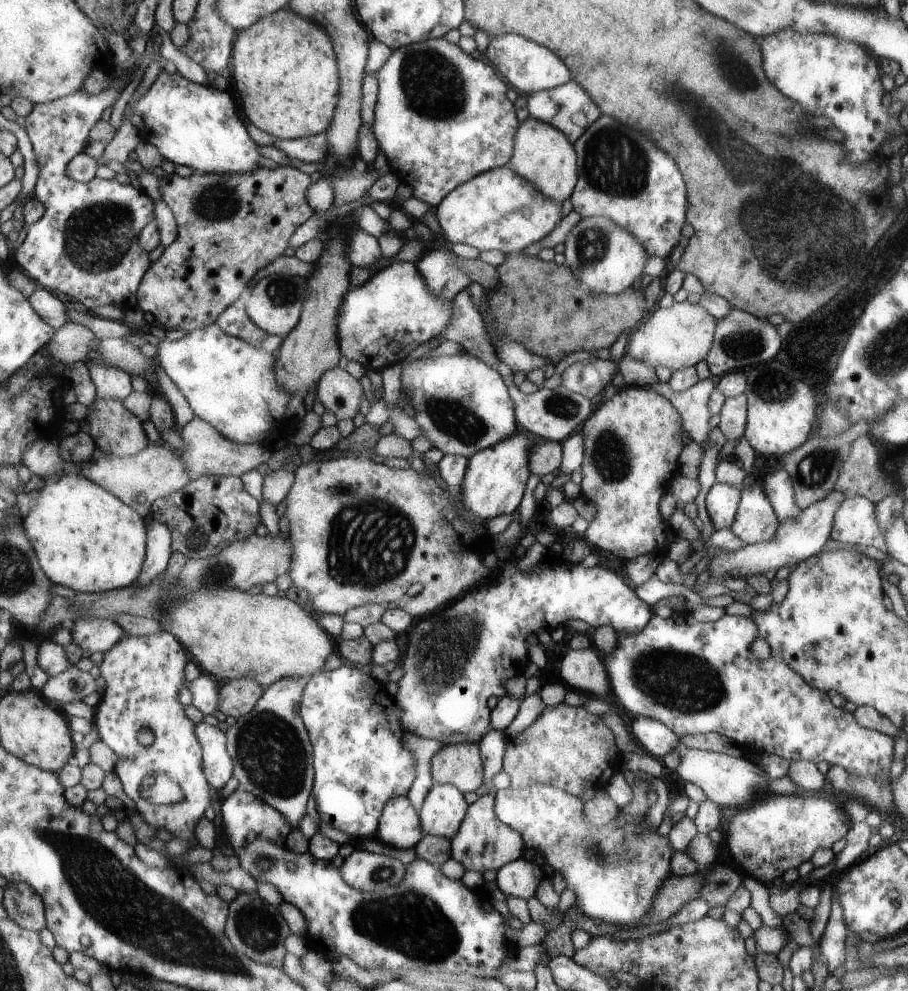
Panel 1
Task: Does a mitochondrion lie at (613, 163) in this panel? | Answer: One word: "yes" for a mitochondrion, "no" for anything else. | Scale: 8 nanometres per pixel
yes

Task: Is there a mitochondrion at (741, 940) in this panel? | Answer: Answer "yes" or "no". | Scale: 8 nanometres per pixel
no

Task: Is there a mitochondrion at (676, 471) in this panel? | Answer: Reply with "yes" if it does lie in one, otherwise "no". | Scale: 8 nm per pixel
no

